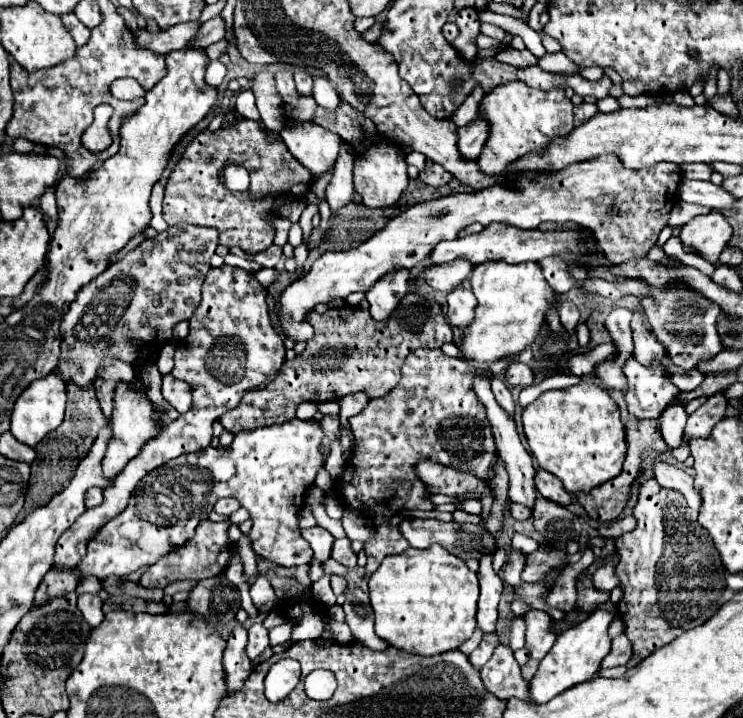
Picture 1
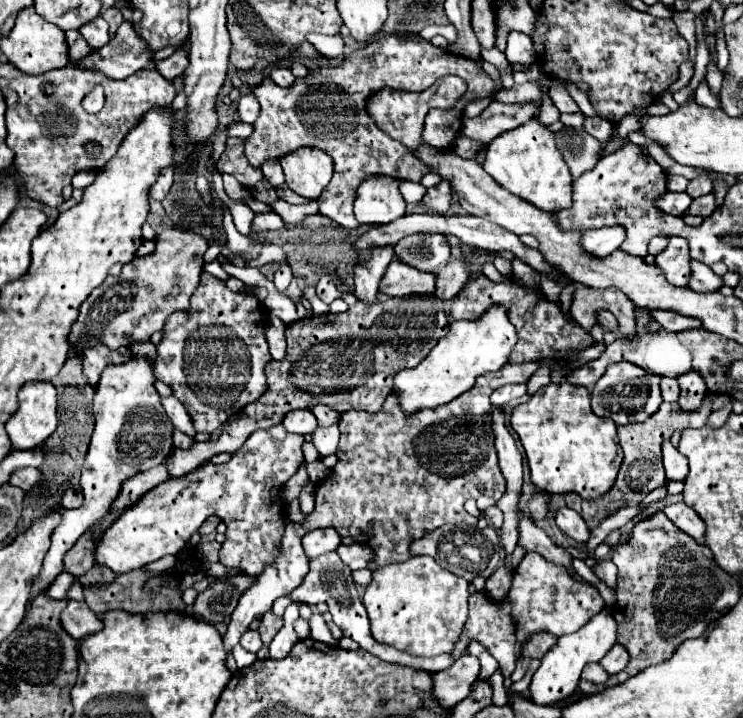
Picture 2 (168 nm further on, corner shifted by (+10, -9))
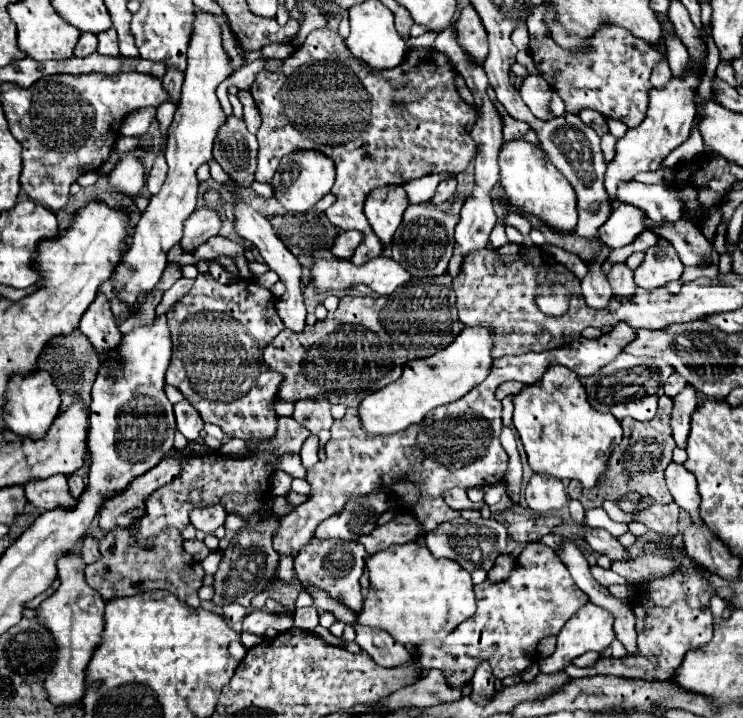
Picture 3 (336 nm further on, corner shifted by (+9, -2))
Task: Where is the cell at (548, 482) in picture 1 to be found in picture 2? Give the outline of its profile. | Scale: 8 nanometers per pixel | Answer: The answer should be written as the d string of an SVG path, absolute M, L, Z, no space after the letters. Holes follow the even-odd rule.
M562 507L562 513L556 513L556 525L578 543L588 543L588 539L590 539L588 525L580 517L580 513L574 509Z

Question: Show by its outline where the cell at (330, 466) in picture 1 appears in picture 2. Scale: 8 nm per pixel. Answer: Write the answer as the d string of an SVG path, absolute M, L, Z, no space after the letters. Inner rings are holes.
M338 424L330 425L326 429L324 427L316 427L316 433L312 435L312 439L314 439L314 447L318 449L318 453L322 457L332 455L336 451L340 439Z

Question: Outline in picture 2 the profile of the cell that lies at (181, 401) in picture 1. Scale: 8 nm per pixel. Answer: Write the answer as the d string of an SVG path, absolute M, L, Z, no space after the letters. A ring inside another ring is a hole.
M174 395L164 397L164 399L162 399L162 405L164 405L164 409L166 409L170 421L174 423L174 427L176 427L178 431L186 433L188 437L194 437L194 435L196 435L194 425L192 425L192 419L190 419L186 407L184 407L184 405L174 397Z

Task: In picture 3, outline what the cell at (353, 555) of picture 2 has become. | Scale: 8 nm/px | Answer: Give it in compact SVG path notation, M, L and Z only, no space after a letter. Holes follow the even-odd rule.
M399 512L395 520L391 520L389 524L377 528L373 534L361 536L357 542L363 544L367 548L367 554L373 556L379 550L385 550L393 544L407 544L413 542L421 532L419 524L415 522L415 518L409 512Z

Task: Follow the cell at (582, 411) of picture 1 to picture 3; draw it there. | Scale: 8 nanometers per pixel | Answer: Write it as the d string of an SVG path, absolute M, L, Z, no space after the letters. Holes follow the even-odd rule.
M553 364L539 382L525 386L523 392L519 392L515 396L513 404L515 404L513 424L521 436L521 442L525 446L529 466L533 468L533 472L555 476L559 480L579 480L583 484L583 488L593 488L599 482L599 476L603 476L603 472L607 472L609 456L611 456L615 444L619 444L623 430L615 416L601 414L591 408L591 404L587 402L587 392L585 392L583 384L579 382L579 378L575 376L575 372L571 372L569 368L563 368L559 364Z

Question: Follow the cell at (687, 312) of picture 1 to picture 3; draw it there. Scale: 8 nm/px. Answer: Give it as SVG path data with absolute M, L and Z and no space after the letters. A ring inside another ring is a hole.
M687 386L675 400L673 400L673 420L671 420L671 428L673 428L673 438L677 442L677 446L685 448L685 440L689 434L689 422L693 412L697 410L697 392L693 386Z

